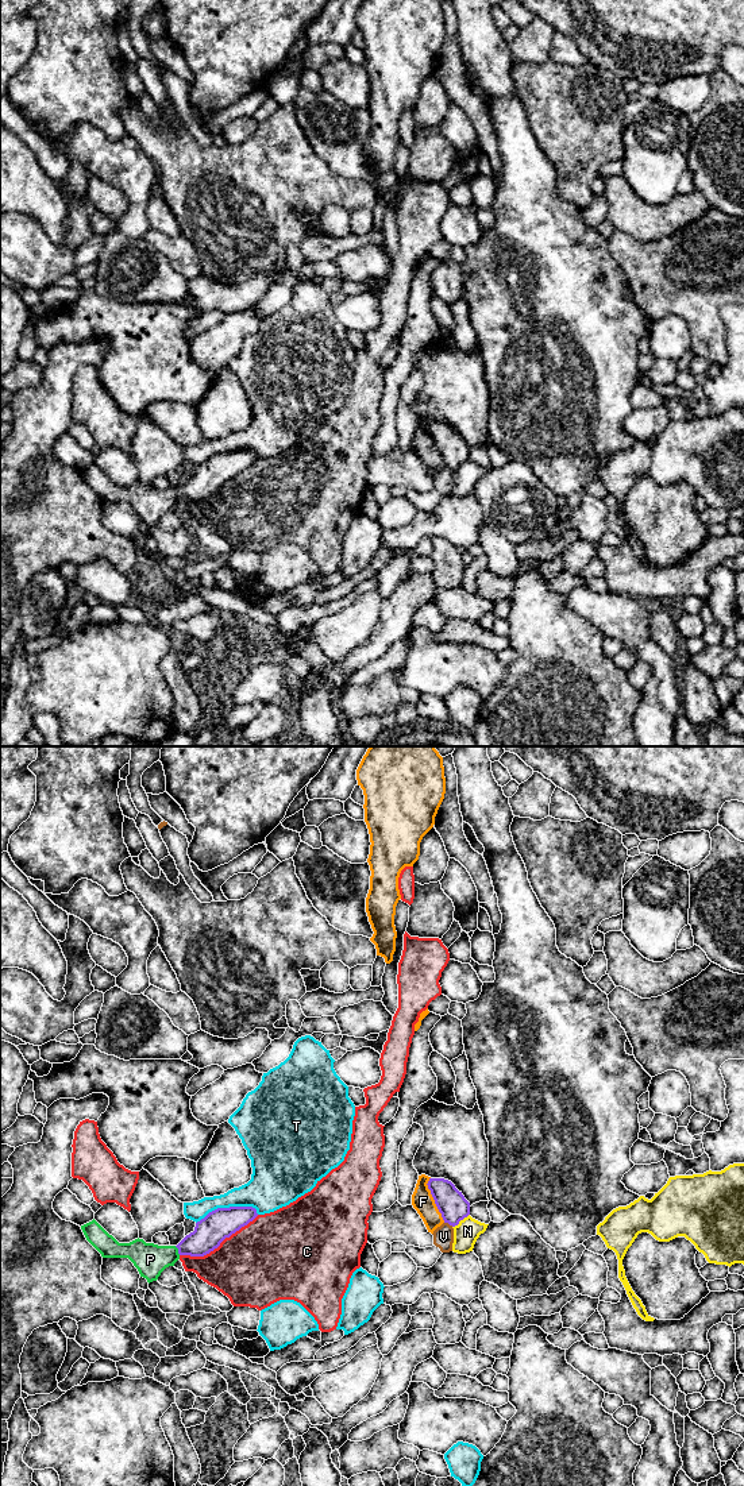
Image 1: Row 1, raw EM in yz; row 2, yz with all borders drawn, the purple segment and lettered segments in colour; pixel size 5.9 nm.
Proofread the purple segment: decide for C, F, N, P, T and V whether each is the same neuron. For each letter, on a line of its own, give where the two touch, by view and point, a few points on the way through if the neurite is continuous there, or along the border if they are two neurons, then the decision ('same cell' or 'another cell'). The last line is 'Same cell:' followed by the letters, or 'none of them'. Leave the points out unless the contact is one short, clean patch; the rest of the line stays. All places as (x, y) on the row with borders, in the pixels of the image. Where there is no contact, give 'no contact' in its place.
C: yz (219, 1245) | another cell
F: yz (434, 1199) | another cell
N: yz (461, 1219) | another cell
P: yz (178, 1250) | across yz (208, 1234), (199, 1243), (178, 1250), (150, 1259) | same cell
T: yz (227, 1208) | another cell
V: yz (448, 1223) | along yz (444, 1222), (453, 1226) | another cell
Same cell: P

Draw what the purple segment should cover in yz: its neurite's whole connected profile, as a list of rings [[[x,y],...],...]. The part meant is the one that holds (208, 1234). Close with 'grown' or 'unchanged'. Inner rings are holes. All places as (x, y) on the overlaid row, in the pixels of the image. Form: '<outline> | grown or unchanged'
[[[253,1207],[217,1208],[197,1221],[194,1231],[177,1246],[158,1246],[139,1238],[130,1243],[119,1243],[95,1219],[81,1226],[81,1230],[103,1258],[128,1258],[140,1277],[150,1284],[157,1281],[166,1267],[174,1266],[181,1255],[209,1254],[257,1216],[257,1209]]] | grown

